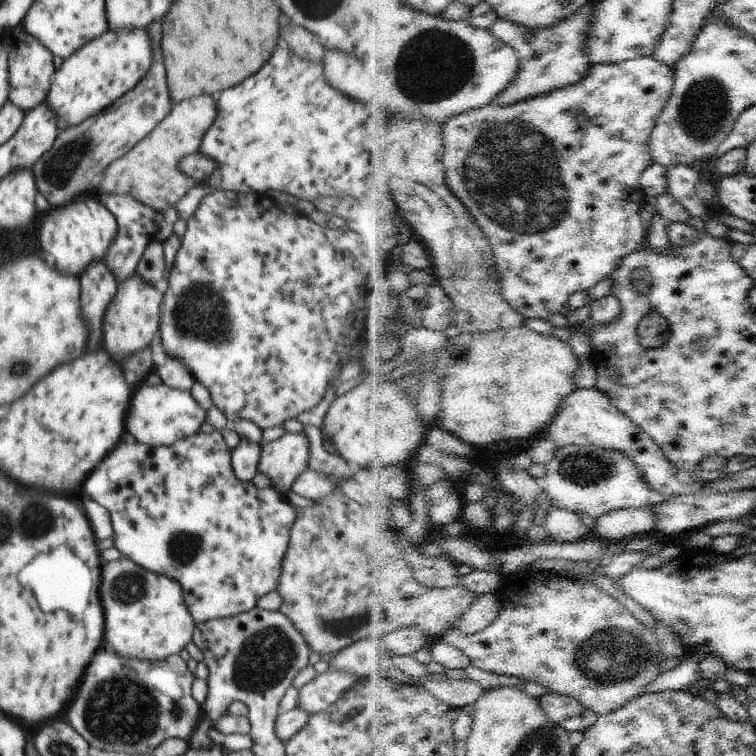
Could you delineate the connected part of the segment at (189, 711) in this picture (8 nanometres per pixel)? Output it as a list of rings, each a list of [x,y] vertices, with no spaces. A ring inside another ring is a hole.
[[[98,650],[80,682],[80,688],[72,702],[68,704],[66,718],[70,726],[86,739],[94,749],[119,752],[128,755],[149,754],[165,740],[175,738],[188,742],[199,723],[201,705],[194,700],[191,688],[195,679],[180,655],[170,655],[160,661],[150,662],[138,658],[120,658],[118,654],[108,654]]]

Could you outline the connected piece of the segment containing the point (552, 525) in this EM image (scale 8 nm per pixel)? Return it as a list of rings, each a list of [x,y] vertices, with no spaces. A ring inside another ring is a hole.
[[[555,506],[547,517],[544,527],[552,541],[560,544],[564,544],[564,542],[578,543],[595,530],[588,528],[588,524],[580,518],[577,511]]]

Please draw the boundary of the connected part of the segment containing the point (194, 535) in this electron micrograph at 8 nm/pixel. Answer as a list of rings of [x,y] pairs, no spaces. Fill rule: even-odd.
[[[214,429],[211,433],[198,432],[183,438],[178,442],[172,444],[172,446],[159,446],[152,447],[142,446],[138,442],[132,442],[132,444],[118,444],[98,466],[96,470],[88,476],[88,480],[84,482],[84,492],[96,500],[98,504],[101,504],[108,510],[110,516],[112,516],[112,526],[114,526],[114,547],[116,547],[124,557],[128,557],[132,562],[138,563],[138,566],[142,566],[147,571],[155,572],[156,574],[166,575],[168,578],[174,579],[181,586],[182,594],[186,606],[192,616],[195,624],[200,622],[205,623],[216,618],[228,618],[228,616],[236,616],[236,614],[242,614],[242,612],[248,612],[252,608],[256,607],[258,600],[262,596],[266,596],[268,592],[277,590],[278,578],[280,578],[280,572],[282,572],[282,560],[286,554],[288,548],[290,527],[294,524],[296,516],[298,516],[298,508],[289,504],[286,494],[278,492],[272,486],[264,488],[264,490],[258,490],[254,486],[253,482],[242,482],[236,478],[234,469],[231,462],[231,450],[224,442],[221,430]],[[134,476],[136,476],[136,500],[138,500],[138,506],[134,506]]]

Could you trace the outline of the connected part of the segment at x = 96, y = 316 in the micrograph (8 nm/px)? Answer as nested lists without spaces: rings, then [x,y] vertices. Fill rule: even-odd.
[[[103,261],[92,262],[80,276],[82,284],[82,314],[90,326],[92,346],[102,344],[102,318],[112,302],[118,282]]]

